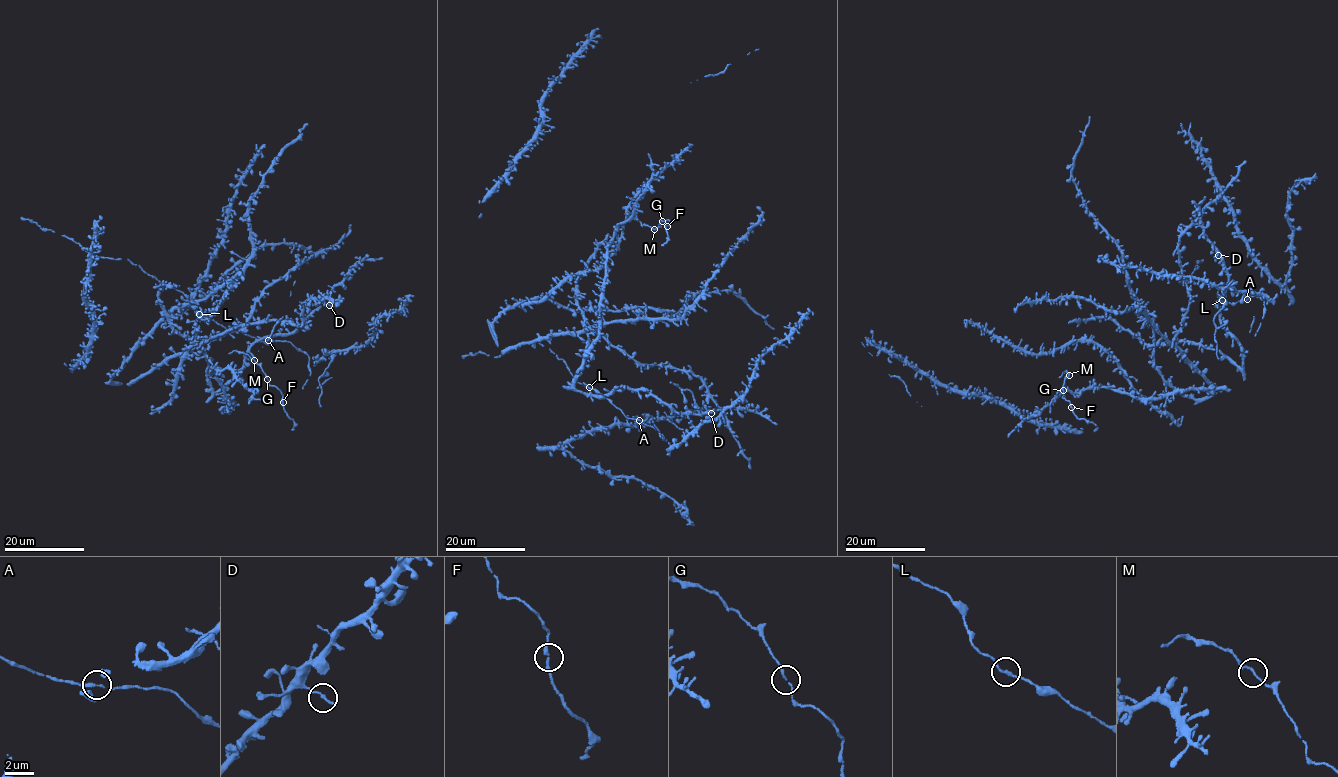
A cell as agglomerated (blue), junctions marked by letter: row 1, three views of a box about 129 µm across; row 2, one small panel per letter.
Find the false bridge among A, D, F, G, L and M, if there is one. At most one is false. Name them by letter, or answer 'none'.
none

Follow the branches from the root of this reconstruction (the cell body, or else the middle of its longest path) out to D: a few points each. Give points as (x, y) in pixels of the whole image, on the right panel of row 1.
D: (1187, 342), (1217, 349), (1243, 367), (1239, 344), (1222, 323), (1216, 305), (1228, 279), (1218, 255)

